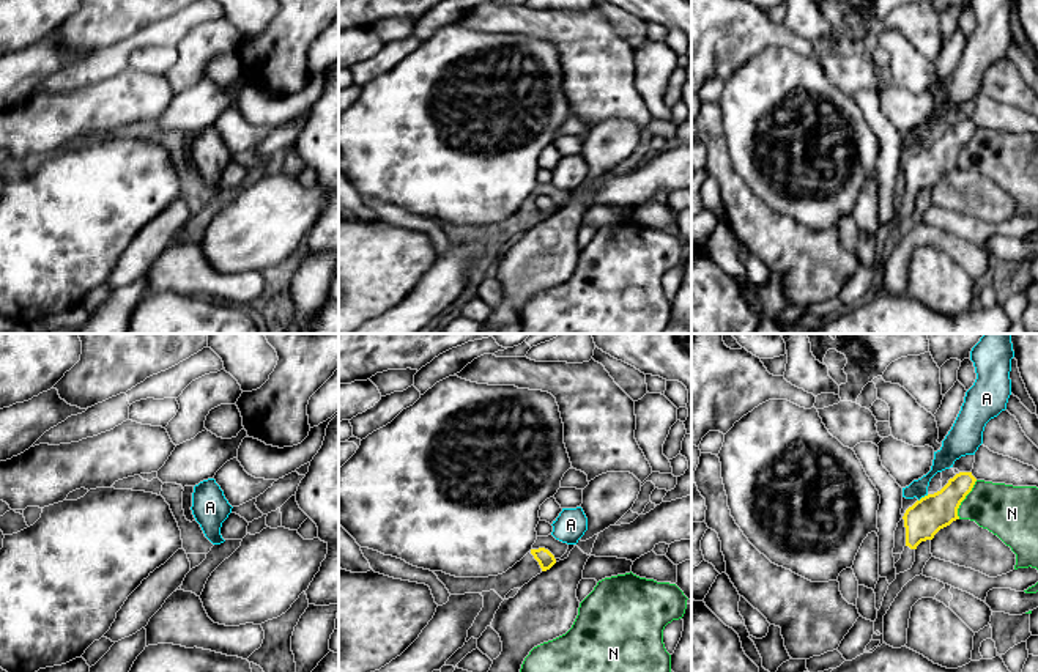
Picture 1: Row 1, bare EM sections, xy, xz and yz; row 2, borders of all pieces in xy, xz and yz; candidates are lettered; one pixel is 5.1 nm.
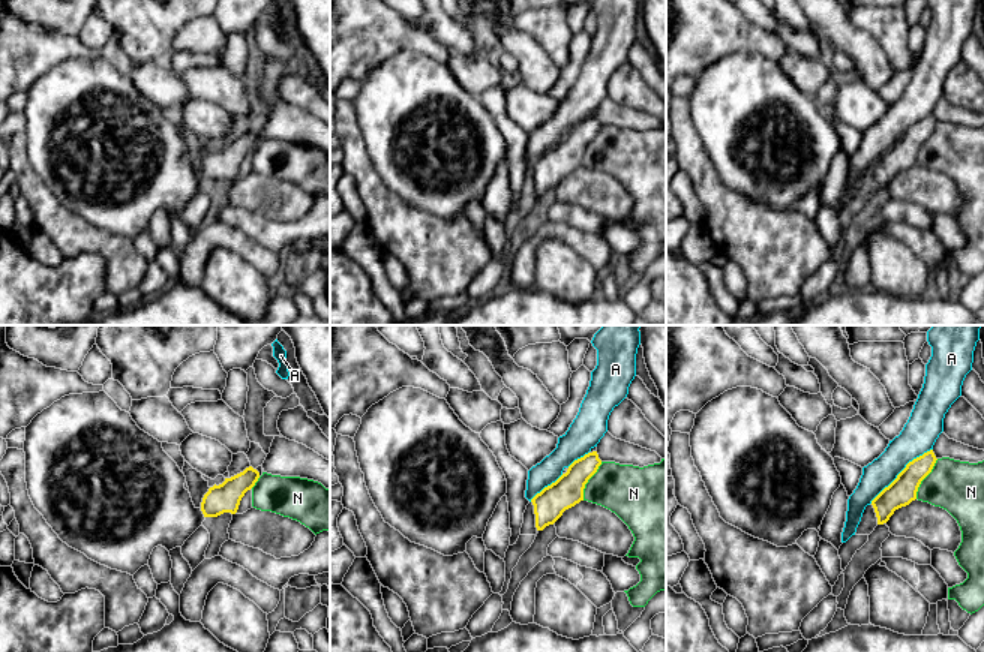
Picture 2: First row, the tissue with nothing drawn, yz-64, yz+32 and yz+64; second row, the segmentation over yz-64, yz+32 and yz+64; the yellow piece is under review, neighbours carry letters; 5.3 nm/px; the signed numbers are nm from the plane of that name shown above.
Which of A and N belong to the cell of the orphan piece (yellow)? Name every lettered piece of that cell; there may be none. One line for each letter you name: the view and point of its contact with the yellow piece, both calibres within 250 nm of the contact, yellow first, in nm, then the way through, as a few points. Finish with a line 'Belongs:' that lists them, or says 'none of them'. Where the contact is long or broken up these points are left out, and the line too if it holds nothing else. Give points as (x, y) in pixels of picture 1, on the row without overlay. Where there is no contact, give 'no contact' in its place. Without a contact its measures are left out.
Belongs: none of them

